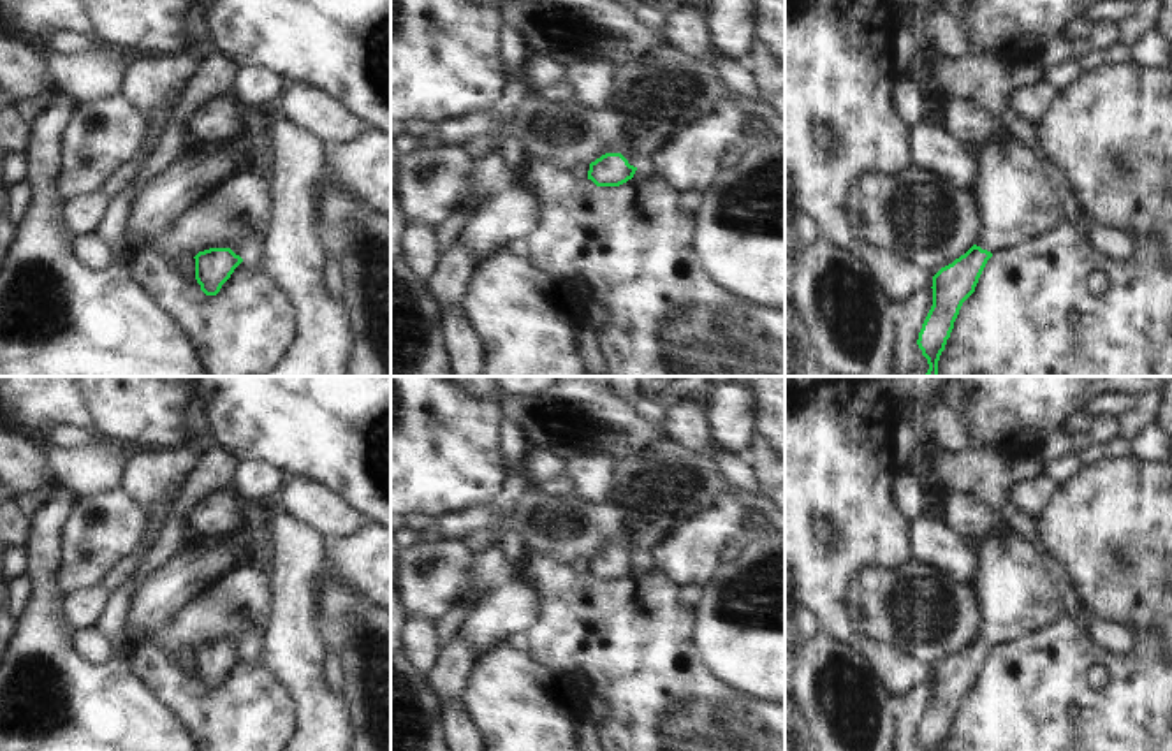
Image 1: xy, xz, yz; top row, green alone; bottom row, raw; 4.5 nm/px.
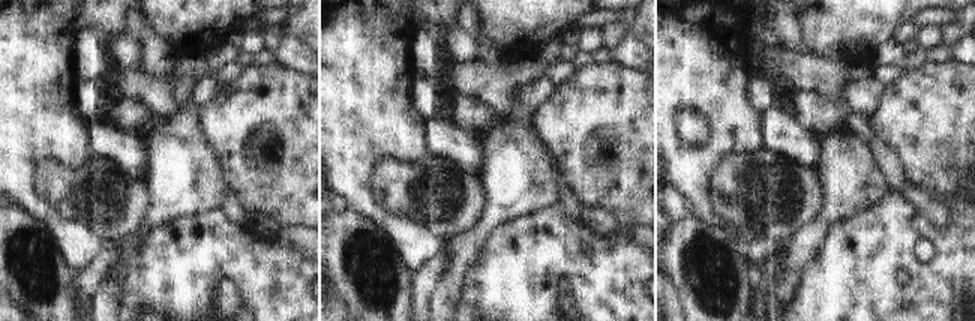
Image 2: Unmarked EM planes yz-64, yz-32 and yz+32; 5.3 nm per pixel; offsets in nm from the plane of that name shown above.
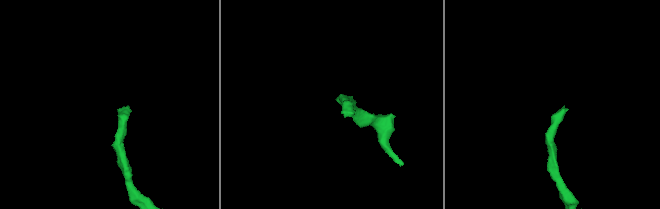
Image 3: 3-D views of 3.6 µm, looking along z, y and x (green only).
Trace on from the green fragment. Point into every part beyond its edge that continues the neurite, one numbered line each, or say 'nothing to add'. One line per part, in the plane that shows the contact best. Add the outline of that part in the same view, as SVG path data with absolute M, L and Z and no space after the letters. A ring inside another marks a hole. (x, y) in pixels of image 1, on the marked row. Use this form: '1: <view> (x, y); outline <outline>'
1: yz (1016, 203); outline M1008 134L984 146L978 160L978 179L973 185L980 229L975 244L991 253L1014 248L1063 220L1063 208L1042 172L1040 151L1028 149Z

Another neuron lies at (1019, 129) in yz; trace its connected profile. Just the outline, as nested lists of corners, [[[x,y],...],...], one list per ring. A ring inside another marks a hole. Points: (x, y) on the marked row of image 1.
[[[1012,114],[1008,120],[1007,134],[1022,142],[1028,149],[1040,153],[1042,172],[1061,202],[1063,218],[1070,220],[1079,232],[1091,236],[1091,223],[1082,215],[1068,172],[1052,157],[1040,149],[1035,125],[1021,116]]]

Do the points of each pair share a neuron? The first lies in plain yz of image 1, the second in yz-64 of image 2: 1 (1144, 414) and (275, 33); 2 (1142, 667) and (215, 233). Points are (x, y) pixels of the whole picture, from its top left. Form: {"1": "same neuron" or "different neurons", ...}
{"1": "same neuron", "2": "same neuron"}

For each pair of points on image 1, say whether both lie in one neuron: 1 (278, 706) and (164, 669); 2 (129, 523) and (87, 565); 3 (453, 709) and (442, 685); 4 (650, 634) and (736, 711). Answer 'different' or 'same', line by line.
1: same
2: same
3: different
4: same

